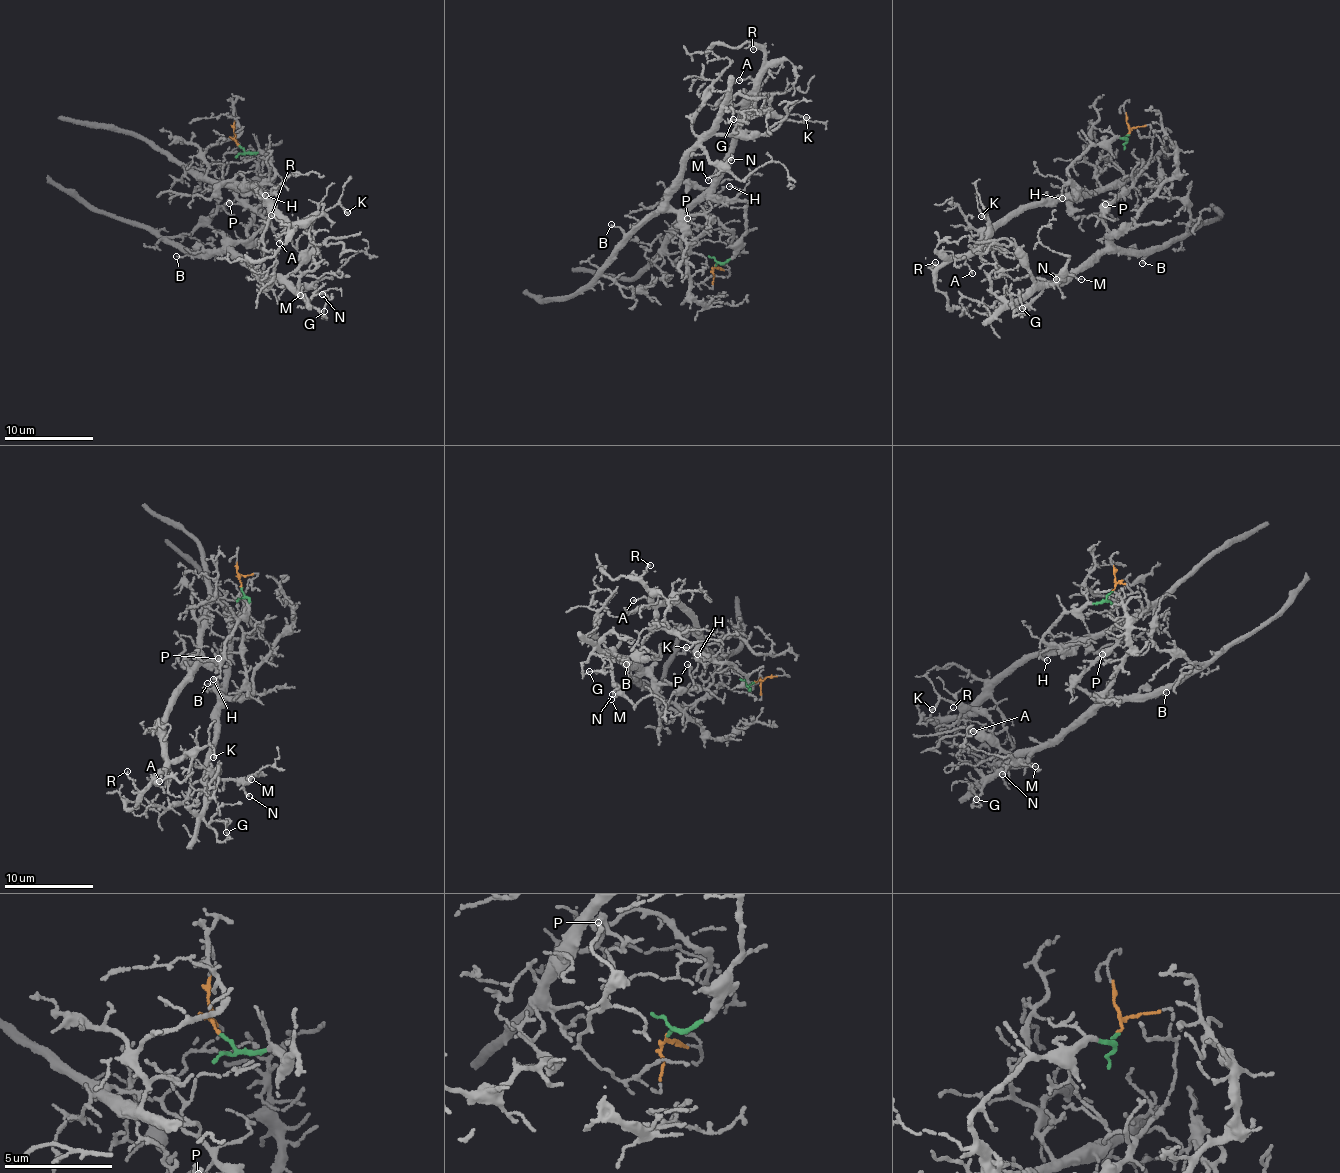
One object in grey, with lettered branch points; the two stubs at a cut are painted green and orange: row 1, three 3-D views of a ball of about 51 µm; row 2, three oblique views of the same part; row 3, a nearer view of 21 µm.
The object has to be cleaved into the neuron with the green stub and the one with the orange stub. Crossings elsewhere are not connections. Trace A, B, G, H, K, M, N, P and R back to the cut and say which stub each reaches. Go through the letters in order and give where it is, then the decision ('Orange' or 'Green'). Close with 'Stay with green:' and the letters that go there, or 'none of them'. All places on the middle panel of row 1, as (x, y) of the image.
A: Place: (739, 80). Green
B: Place: (611, 224). Orange
G: Place: (733, 119). Orange
H: Place: (729, 186). Green
K: Place: (806, 117). Green
M: Place: (708, 180). Orange
N: Place: (731, 160). Orange
P: Place: (687, 218). Orange
R: Place: (753, 49). Green
Stay with green: A, H, K, R

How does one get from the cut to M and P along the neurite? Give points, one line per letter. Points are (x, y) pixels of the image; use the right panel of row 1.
M: (1127, 134), (1149, 126), (1150, 159), (1105, 213), (1108, 247), (1050, 283), (1068, 275), (1081, 279)
P: (1127, 134), (1134, 128), (1149, 126), (1150, 159), (1136, 177), (1133, 187), (1104, 204)

